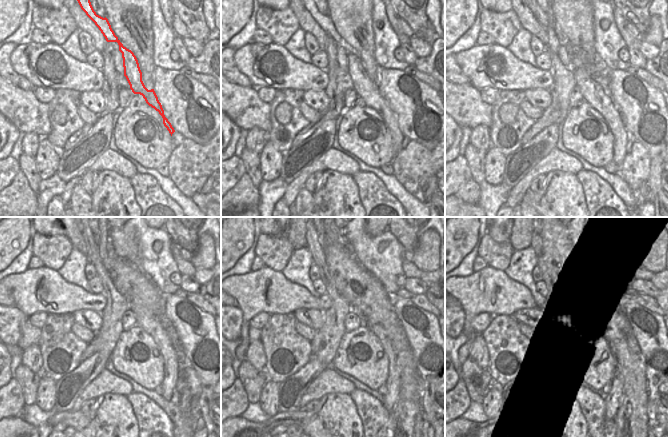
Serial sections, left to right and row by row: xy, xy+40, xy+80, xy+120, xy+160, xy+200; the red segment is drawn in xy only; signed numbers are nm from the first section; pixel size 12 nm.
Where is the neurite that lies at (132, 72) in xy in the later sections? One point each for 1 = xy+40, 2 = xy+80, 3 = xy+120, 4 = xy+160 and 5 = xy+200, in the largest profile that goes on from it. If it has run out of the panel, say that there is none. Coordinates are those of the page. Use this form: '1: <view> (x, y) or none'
1: xy+40 (366, 89)
2: xy+80 (593, 93)
3: xy+120 (144, 318)
4: xy+160 (393, 381)
5: xy+200 (612, 400)

